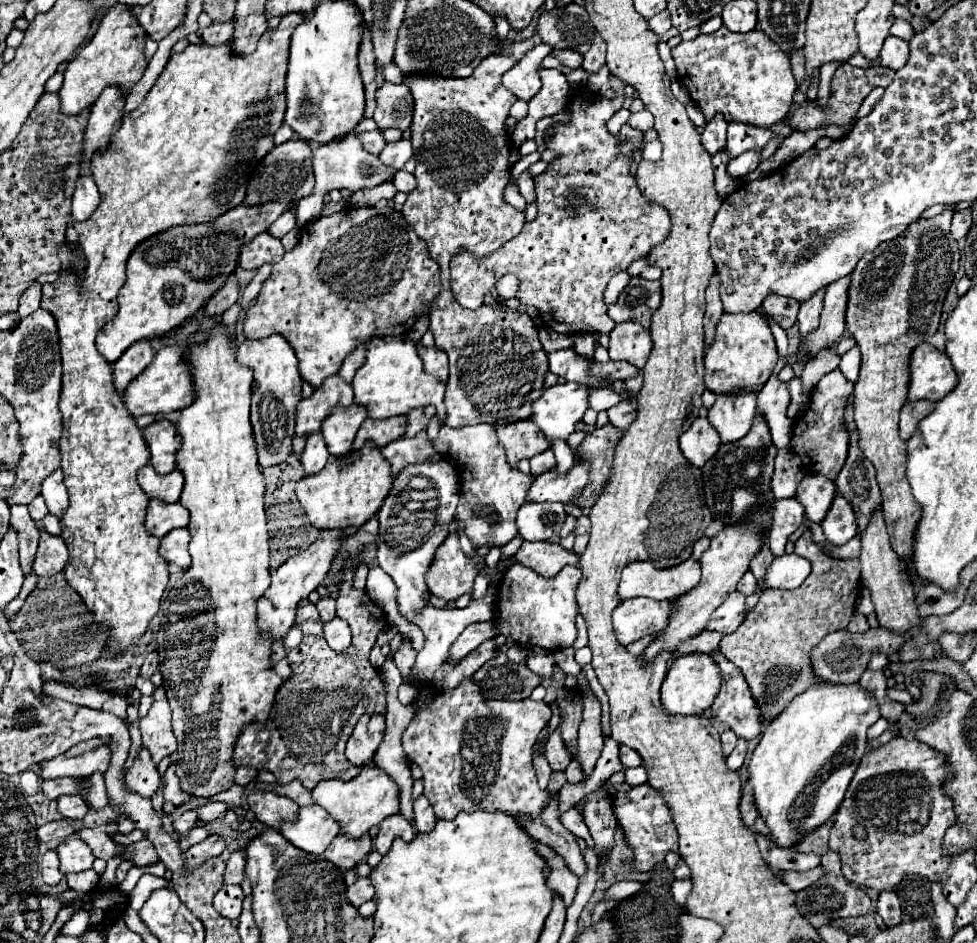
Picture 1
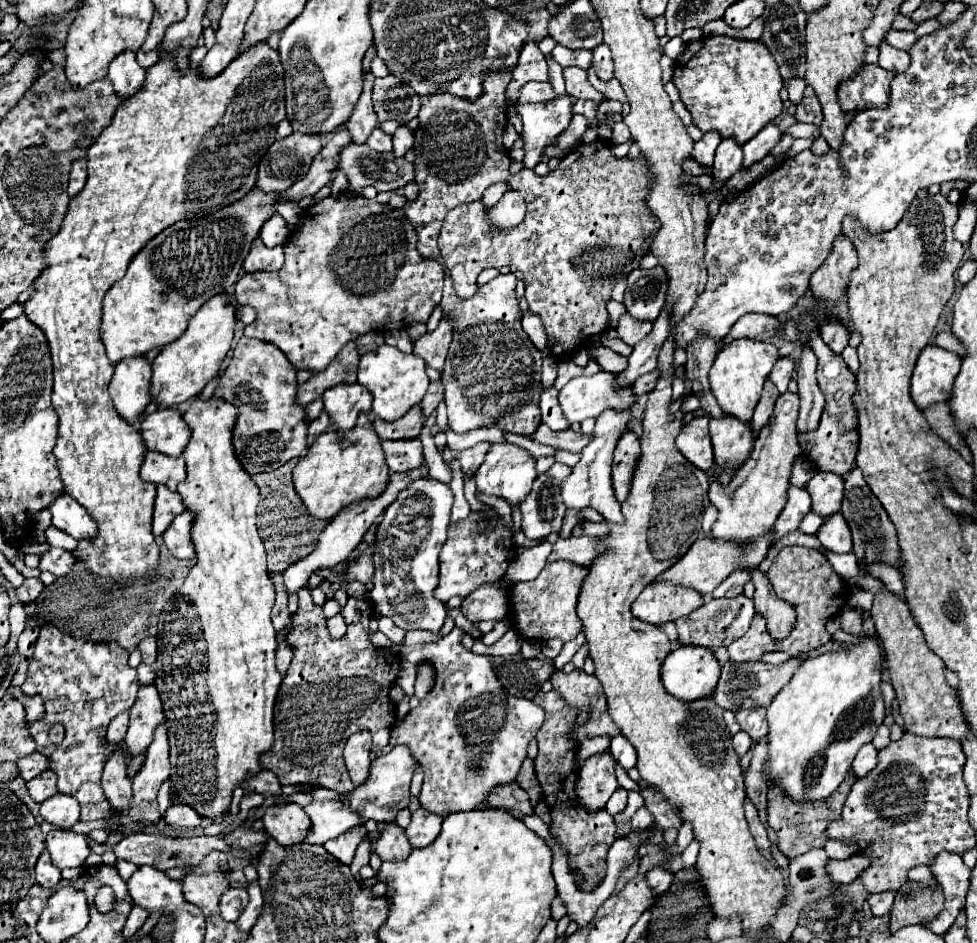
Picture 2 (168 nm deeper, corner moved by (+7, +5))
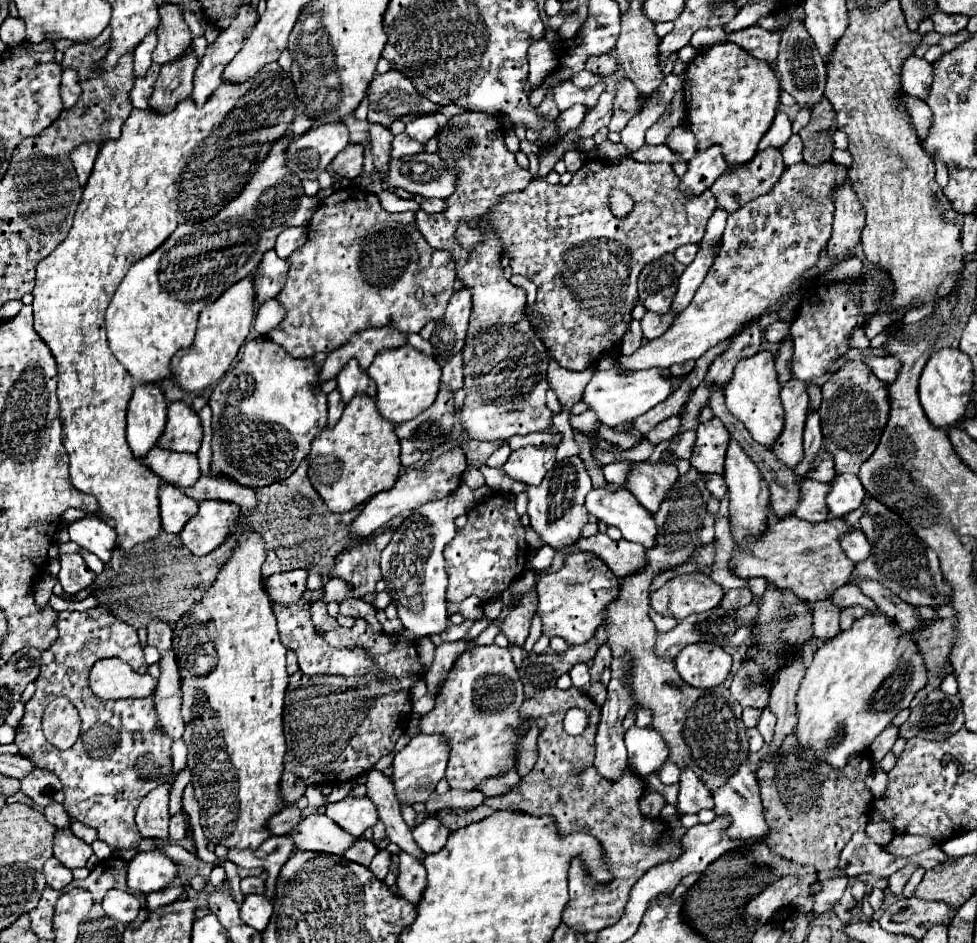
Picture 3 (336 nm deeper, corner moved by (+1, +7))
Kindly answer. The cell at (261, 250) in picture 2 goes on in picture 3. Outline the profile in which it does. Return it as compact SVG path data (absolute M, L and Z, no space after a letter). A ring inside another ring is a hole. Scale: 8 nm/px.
M274 250L264 254L264 258L258 266L258 276L256 276L256 294L258 294L260 304L264 304L266 300L276 298L276 294L280 294L280 290L286 284L288 266L290 266L290 262L278 258Z

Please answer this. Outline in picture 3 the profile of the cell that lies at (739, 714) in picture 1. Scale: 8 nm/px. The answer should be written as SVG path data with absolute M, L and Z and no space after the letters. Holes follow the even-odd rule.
M766 708L766 710L764 710L764 714L762 714L762 718L760 718L760 722L758 722L758 726L756 726L756 728L760 730L762 738L766 740L766 744L770 744L770 742L772 742L774 726L776 726L776 716Z

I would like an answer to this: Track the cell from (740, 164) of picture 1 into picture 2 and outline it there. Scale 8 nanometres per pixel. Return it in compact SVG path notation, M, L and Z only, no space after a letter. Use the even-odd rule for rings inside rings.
M768 124L764 126L754 138L750 138L744 146L742 146L742 154L744 154L744 168L752 166L754 162L762 160L764 156L770 154L770 150L778 144L780 140L780 130L776 124Z

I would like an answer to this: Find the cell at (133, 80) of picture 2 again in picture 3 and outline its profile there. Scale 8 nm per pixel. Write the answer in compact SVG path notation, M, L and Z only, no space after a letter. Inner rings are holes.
M156 32L148 34L134 50L134 72L136 76L144 76L152 64L150 56L152 56L152 50L156 48Z

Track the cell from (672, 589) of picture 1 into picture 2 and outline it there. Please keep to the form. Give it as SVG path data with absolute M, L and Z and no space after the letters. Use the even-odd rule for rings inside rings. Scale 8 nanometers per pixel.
M772 532L760 540L756 540L754 544L746 544L746 546L738 546L732 542L722 542L722 540L710 540L710 538L698 538L696 544L674 564L670 566L666 572L662 572L662 576L658 576L658 582L670 582L670 584L682 584L684 588L696 588L696 592L700 594L710 594L730 572L744 568L744 570L752 570L756 568L768 548L772 546Z

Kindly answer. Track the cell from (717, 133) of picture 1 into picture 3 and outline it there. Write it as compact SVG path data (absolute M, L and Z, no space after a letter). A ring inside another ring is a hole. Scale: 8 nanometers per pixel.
M720 146L702 150L688 162L688 172L680 178L680 190L684 190L684 194L700 194L708 190L726 168L728 164L720 154Z

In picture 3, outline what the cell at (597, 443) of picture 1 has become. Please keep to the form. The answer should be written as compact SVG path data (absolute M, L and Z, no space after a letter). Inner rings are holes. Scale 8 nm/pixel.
M640 462L634 464L626 480L626 488L638 498L638 502L646 510L654 514L656 510L660 510L660 502L668 498L668 490L676 484L678 476L680 474L674 464Z

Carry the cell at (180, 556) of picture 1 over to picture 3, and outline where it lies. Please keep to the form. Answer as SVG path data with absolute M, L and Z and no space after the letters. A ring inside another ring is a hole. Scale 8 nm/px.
M222 500L200 502L198 514L188 520L180 538L194 556L206 556L216 550L234 532L240 506Z

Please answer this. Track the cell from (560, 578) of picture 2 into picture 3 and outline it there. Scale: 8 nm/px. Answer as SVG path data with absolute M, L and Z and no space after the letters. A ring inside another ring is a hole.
M574 552L566 558L560 572L544 574L538 578L538 614L542 618L542 632L550 638L560 636L570 646L584 644L594 638L596 628L604 622L604 610L618 598L620 578L608 570L608 566L596 558L596 554Z

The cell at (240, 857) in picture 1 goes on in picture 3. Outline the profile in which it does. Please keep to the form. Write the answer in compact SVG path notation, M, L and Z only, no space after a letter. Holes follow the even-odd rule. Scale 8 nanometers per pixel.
M242 878L242 894L264 894L266 892L266 884L262 878Z

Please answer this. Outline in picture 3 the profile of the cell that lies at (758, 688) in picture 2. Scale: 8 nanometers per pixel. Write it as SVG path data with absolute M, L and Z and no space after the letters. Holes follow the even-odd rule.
M742 662L738 672L732 678L730 692L740 702L740 706L752 708L766 708L768 706L768 684L764 682L766 676L756 662Z

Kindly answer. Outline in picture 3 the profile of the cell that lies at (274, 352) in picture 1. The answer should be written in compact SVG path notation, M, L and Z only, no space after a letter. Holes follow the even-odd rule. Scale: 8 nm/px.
M258 336L254 340L248 340L244 346L244 354L240 358L240 362L234 366L234 374L236 376L224 376L222 382L212 390L210 394L210 408L212 408L212 462L210 462L210 470L214 474L226 474L228 478L232 478L236 484L240 486L248 486L248 488L262 488L268 486L272 482L280 482L284 478L288 478L298 466L300 462L308 456L310 452L310 442L326 428L326 420L328 420L328 406L326 406L326 394L320 392L320 368L316 366L314 358L292 358L282 346L274 344L270 338L266 336ZM272 426L278 426L282 432L270 432Z

